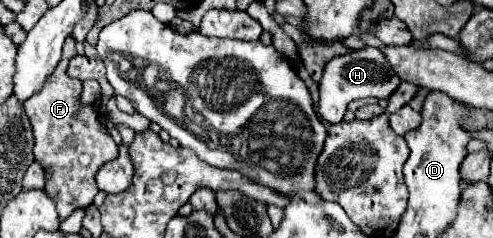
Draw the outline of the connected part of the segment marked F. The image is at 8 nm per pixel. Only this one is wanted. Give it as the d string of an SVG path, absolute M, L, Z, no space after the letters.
M70 35L64 45L64 55L46 81L44 89L24 103L24 113L30 119L34 133L34 159L42 165L46 183L44 191L54 199L60 221L70 217L76 209L84 209L92 203L98 193L94 175L102 163L108 163L118 157L118 147L110 133L102 131L100 113L96 105L82 105L82 81L70 79L66 75L70 59L76 57L76 39Z

